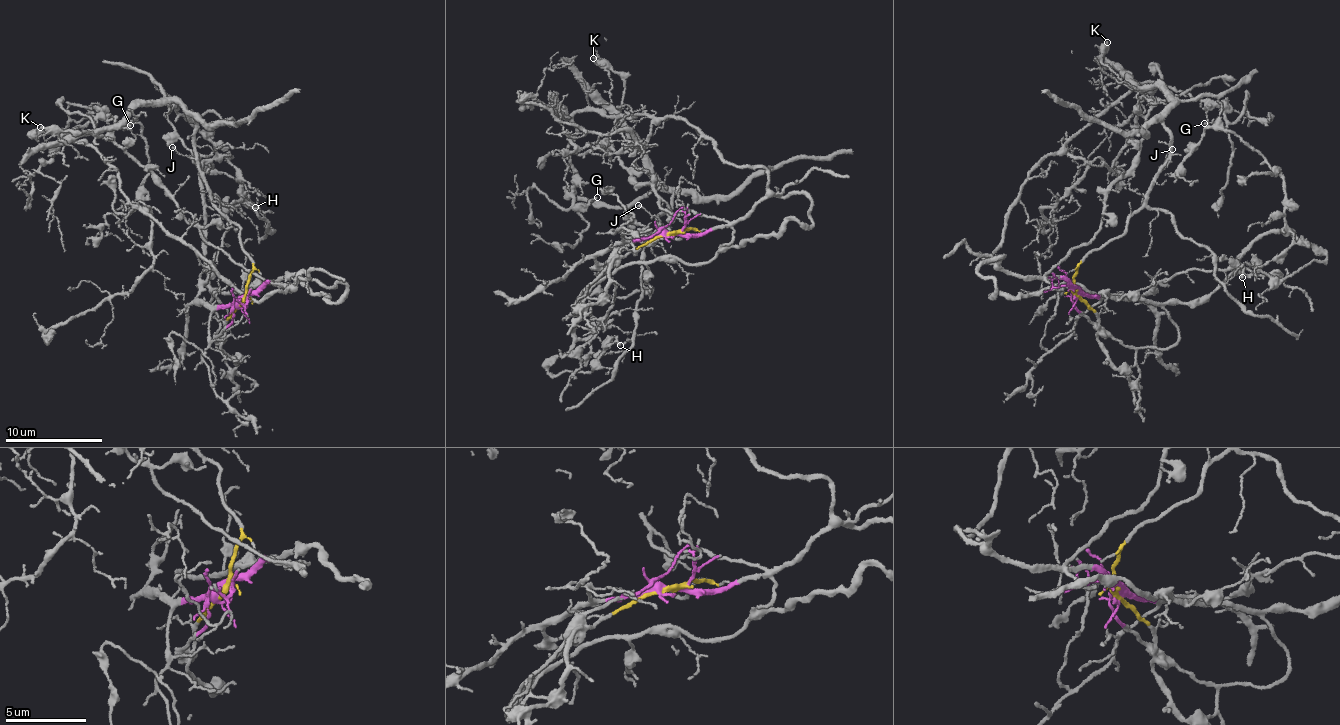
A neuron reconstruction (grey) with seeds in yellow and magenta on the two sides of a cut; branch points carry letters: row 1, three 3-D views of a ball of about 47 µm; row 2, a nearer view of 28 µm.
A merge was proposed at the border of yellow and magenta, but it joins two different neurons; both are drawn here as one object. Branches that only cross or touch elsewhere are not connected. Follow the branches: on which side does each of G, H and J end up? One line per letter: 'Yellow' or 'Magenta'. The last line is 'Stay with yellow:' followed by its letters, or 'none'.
G: Magenta
H: Magenta
J: Yellow
Stay with yellow: J

